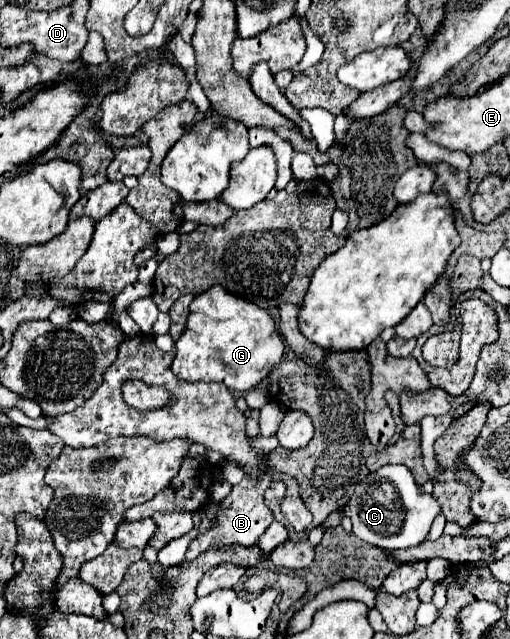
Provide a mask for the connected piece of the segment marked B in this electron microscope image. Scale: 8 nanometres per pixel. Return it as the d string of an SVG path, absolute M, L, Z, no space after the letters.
M243 477L243 481L237 483L233 487L233 491L223 499L223 505L219 509L219 515L217 515L213 527L205 535L201 535L189 543L187 561L193 561L199 553L203 553L211 547L229 547L229 545L251 547L251 545L255 545L255 541L265 533L265 529L273 521L273 513L263 503L263 493L267 487L269 487L267 477L263 477L261 481L253 481L249 477Z

